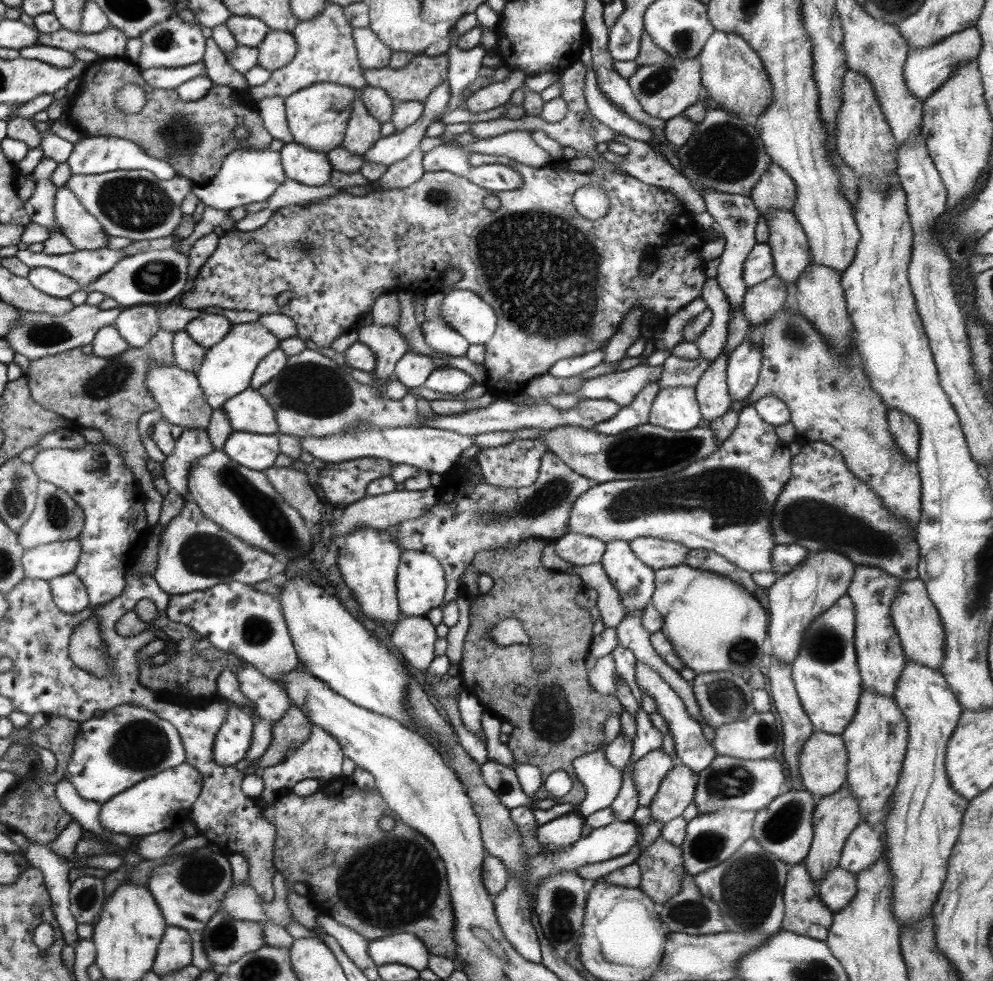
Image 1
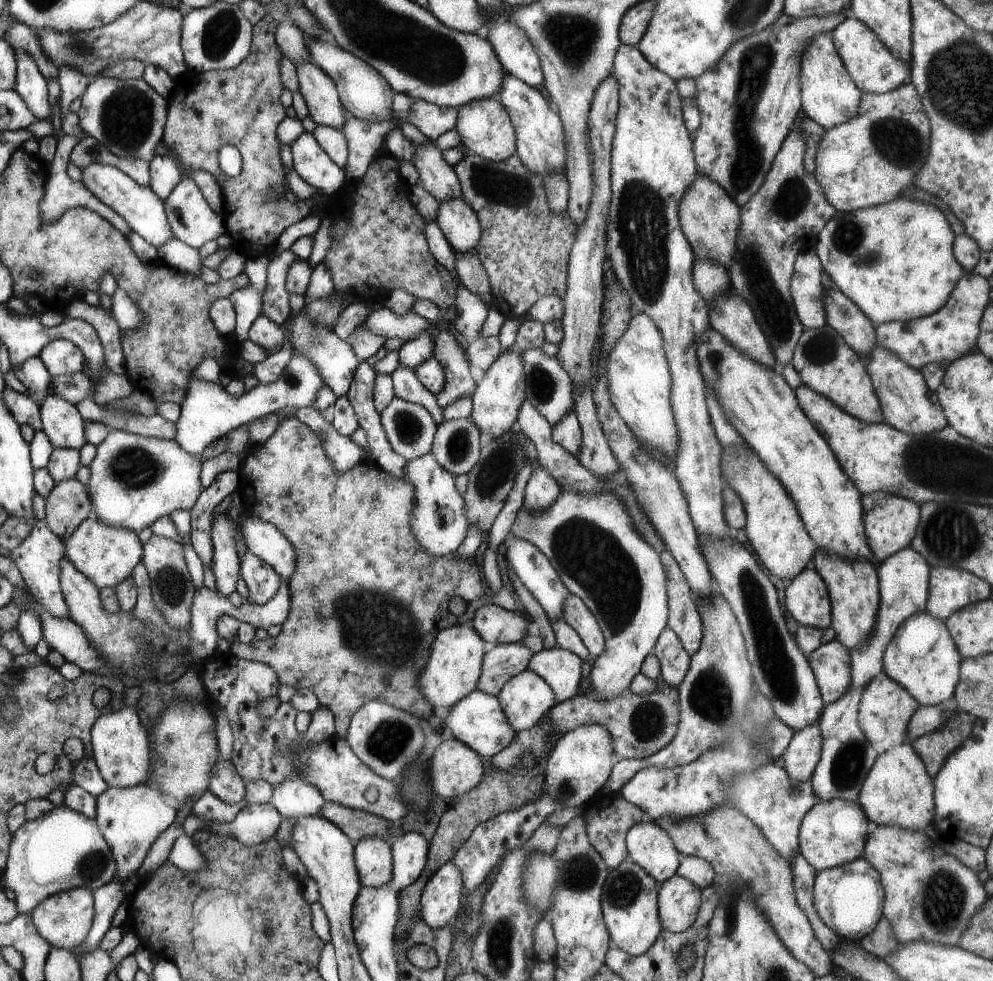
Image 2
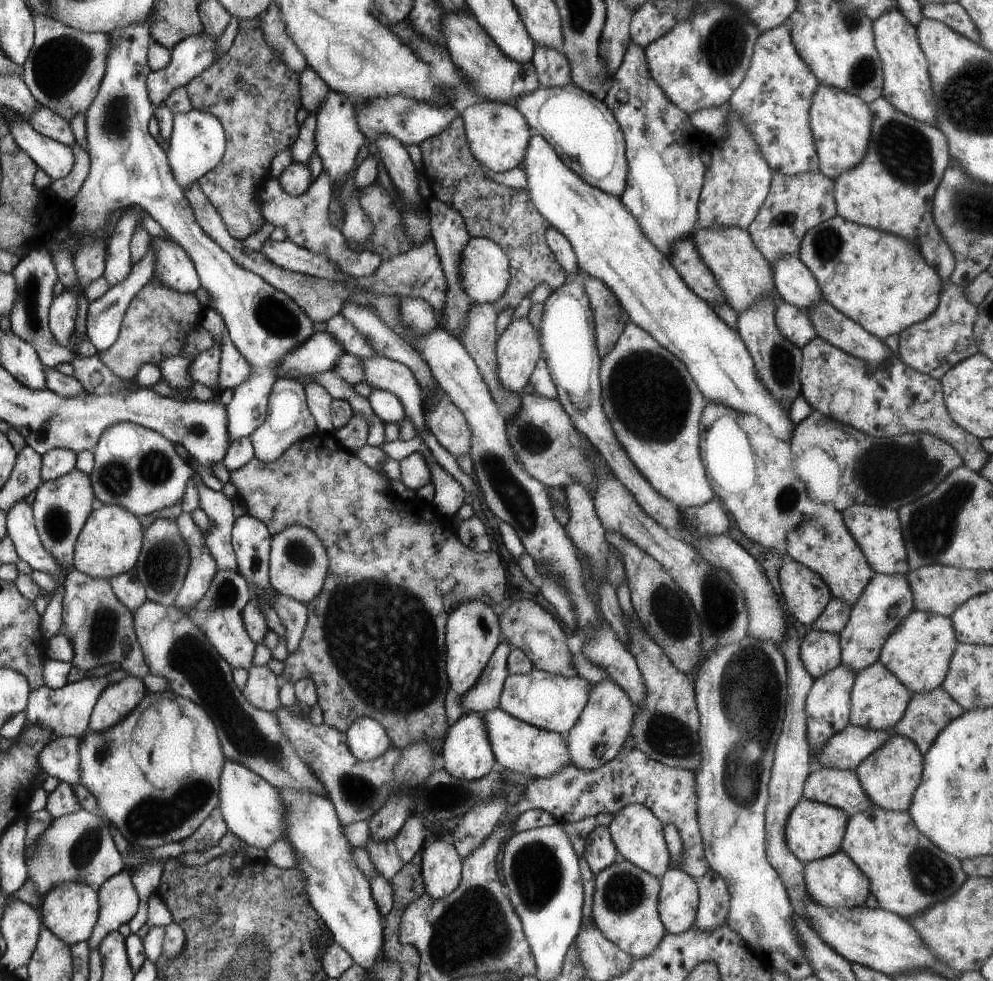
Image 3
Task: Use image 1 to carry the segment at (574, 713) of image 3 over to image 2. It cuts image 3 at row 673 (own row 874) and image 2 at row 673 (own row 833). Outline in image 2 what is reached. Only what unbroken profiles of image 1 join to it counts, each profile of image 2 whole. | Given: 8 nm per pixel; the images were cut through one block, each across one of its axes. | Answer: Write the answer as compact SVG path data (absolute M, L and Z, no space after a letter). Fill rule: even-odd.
M561 488L557 496L551 500L551 504L545 504L543 508L529 508L521 504L509 528L509 538L533 544L549 560L549 564L559 574L561 582L571 592L571 596L577 596L577 600L581 600L597 620L605 636L605 654L595 658L589 674L589 682L595 694L607 698L625 694L629 690L629 682L633 680L633 676L641 674L641 664L647 658L647 654L653 652L659 634L667 628L669 610L667 576L661 558L635 528L635 520L629 514L621 496L617 496L615 490L573 492ZM531 670L509 678L497 696L505 722L513 732L533 728L537 718L553 708L553 692Z

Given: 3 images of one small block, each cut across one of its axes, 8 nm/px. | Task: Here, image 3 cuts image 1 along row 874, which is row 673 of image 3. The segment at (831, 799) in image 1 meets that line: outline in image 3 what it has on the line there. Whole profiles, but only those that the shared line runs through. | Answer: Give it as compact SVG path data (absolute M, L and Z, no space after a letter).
M807 628L807 634L803 636L803 642L799 648L799 660L805 668L805 672L813 680L817 680L825 672L829 672L841 664L839 636Z

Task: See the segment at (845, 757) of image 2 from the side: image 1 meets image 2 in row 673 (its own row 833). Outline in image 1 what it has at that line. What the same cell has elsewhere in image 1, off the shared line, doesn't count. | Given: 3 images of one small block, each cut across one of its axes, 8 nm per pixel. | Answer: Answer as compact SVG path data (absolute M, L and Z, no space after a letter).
M859 822L845 840L839 868L855 878L857 874L861 874L861 870L867 870L881 856L885 856L883 836L879 836L877 830L873 830L867 822Z

